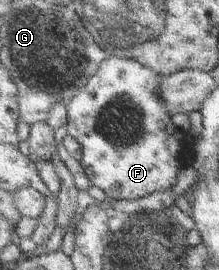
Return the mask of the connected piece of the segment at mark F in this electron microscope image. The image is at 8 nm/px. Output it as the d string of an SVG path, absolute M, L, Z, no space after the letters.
M109 57L86 86L65 104L67 134L81 144L85 174L90 184L101 188L111 200L137 200L173 187L179 168L184 168L187 158L192 158L195 141L173 124L158 98L158 76L138 61Z

